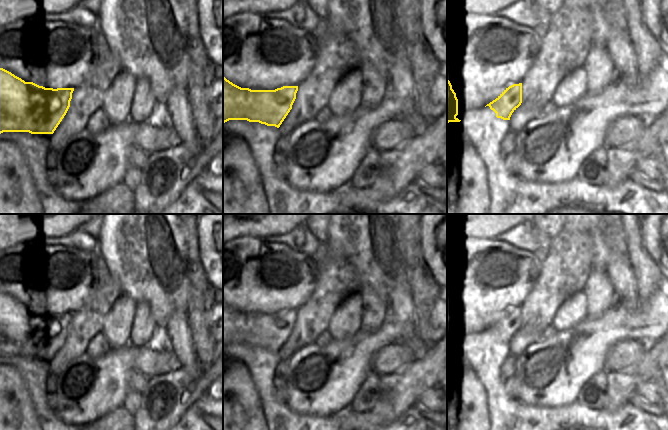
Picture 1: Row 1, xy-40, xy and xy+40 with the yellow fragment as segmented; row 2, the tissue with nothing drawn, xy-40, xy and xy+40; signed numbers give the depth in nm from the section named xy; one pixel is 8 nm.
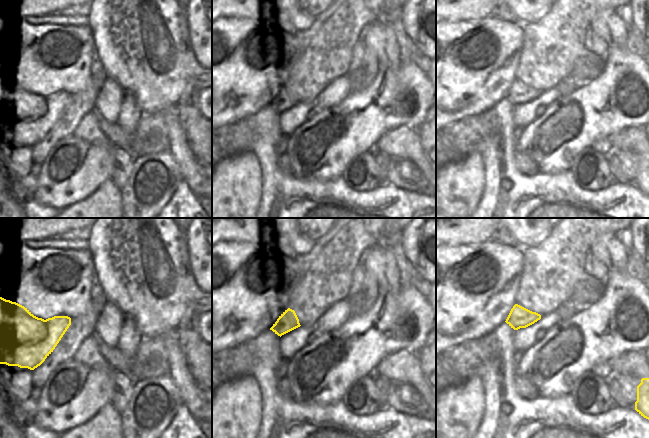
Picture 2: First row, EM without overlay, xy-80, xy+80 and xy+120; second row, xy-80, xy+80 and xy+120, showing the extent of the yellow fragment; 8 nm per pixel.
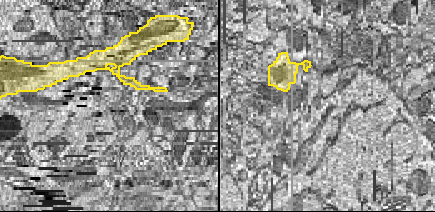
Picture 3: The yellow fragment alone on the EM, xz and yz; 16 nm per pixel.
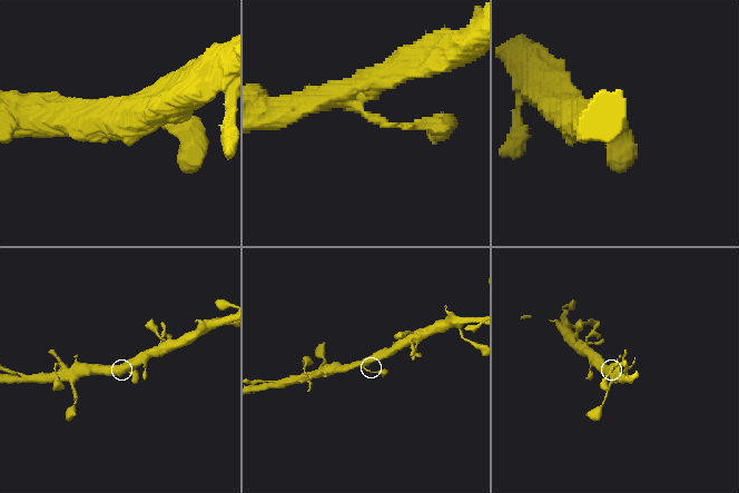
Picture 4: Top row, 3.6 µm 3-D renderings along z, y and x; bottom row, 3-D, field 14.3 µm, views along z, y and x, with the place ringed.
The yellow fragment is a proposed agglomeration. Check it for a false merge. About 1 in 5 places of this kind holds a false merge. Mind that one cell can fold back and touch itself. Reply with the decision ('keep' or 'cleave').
keep

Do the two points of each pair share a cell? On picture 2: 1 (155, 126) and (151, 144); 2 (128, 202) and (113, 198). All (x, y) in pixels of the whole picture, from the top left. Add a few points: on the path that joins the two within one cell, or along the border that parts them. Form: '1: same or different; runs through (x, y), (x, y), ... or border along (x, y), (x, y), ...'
1: same; runs through (151, 130), (151, 140)
2: different; border along (120, 190), (120, 205), (122, 207)

